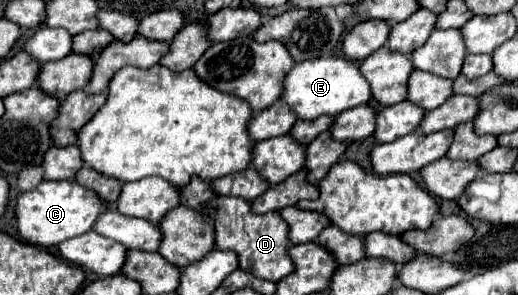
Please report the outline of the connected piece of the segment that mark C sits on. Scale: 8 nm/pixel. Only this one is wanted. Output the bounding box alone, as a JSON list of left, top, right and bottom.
[16,180,112,246]

